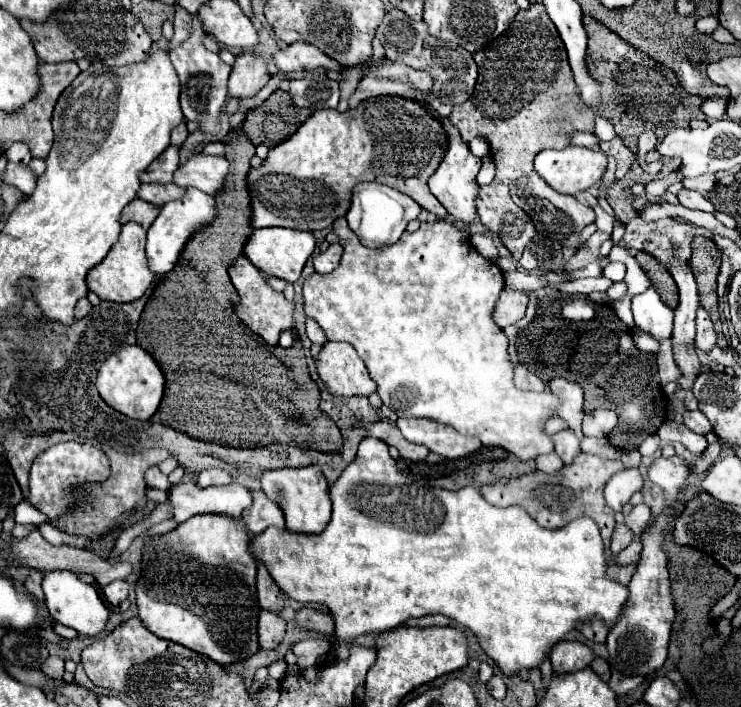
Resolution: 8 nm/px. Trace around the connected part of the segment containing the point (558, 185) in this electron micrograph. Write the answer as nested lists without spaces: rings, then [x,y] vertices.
[[[568,145],[564,149],[544,149],[536,155],[534,159],[534,171],[538,175],[544,177],[544,181],[556,189],[558,193],[568,193],[568,195],[576,195],[578,191],[586,191],[592,185],[596,185],[600,181],[600,177],[606,171],[606,163],[608,157],[600,151],[588,149],[588,147],[576,147],[576,145]]]

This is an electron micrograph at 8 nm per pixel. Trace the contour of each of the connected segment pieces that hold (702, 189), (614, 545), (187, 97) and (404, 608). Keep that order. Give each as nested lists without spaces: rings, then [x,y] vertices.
[[[705,174],[700,175],[696,177],[691,178],[697,178],[697,181],[690,180],[690,178],[684,178],[682,183],[683,186],[687,189],[693,189],[695,191],[698,191],[700,194],[704,196],[713,195],[714,194],[714,187],[715,187],[715,176],[713,174]]]
[[[616,525],[614,533],[612,533],[612,541],[610,541],[610,549],[614,551],[614,555],[618,555],[622,549],[626,549],[632,543],[634,535],[626,525]]]
[[[192,15],[192,35],[188,41],[184,41],[180,47],[176,47],[170,53],[170,61],[180,77],[182,91],[180,91],[180,105],[184,111],[186,121],[200,121],[202,127],[200,131],[206,135],[206,141],[212,141],[214,135],[218,133],[218,119],[222,113],[222,105],[226,103],[226,93],[228,93],[228,75],[230,75],[230,65],[226,65],[216,53],[208,51],[202,45],[204,37],[202,23],[196,15]]]
[[[364,437],[360,441],[356,459],[342,471],[342,475],[336,479],[336,483],[330,485],[330,497],[332,497],[332,521],[328,523],[328,527],[320,533],[320,535],[292,535],[292,531],[284,529],[284,531],[276,531],[274,527],[270,527],[268,531],[262,531],[260,535],[256,535],[250,543],[250,553],[266,565],[268,573],[272,575],[272,579],[276,581],[276,585],[294,601],[300,603],[322,603],[328,607],[330,615],[334,617],[336,623],[336,635],[342,639],[342,645],[336,651],[338,660],[346,660],[349,657],[349,647],[346,645],[350,639],[358,637],[358,635],[366,635],[366,633],[380,633],[380,631],[388,631],[398,627],[400,623],[412,619],[412,617],[424,617],[424,615],[434,615],[434,613],[442,613],[448,615],[450,619],[458,621],[460,625],[468,627],[476,637],[478,637],[478,645],[482,647],[482,651],[494,659],[494,663],[506,673],[506,675],[514,675],[520,669],[532,669],[532,667],[540,667],[542,657],[546,655],[546,651],[564,639],[564,635],[568,631],[574,629],[576,621],[588,619],[590,613],[602,617],[610,627],[616,623],[620,609],[624,607],[624,601],[628,599],[628,589],[616,581],[610,581],[606,577],[606,559],[604,559],[604,547],[596,547],[596,545],[586,545],[586,527],[578,527],[578,521],[568,523],[562,529],[550,531],[540,527],[522,507],[494,507],[490,505],[476,487],[462,487],[458,491],[448,491],[448,489],[438,489],[438,487],[414,487],[410,485],[408,477],[400,477],[400,471],[394,463],[394,459],[388,455],[388,445],[382,443],[380,439],[370,439]]]

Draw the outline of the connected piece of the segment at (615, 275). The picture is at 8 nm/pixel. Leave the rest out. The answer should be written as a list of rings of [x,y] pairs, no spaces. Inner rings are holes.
[[[604,263],[604,277],[608,277],[610,281],[624,281],[624,273],[626,273],[626,267],[624,263]]]

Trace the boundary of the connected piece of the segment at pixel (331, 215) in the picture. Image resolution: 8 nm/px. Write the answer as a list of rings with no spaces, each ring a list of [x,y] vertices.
[[[378,97],[362,101],[346,113],[318,109],[296,135],[268,151],[262,167],[248,171],[252,227],[288,227],[312,233],[330,229],[336,217],[346,215],[352,189],[362,181],[386,183],[444,219],[446,209],[428,189],[428,177],[438,169],[444,153],[446,135],[440,121],[416,101]]]

